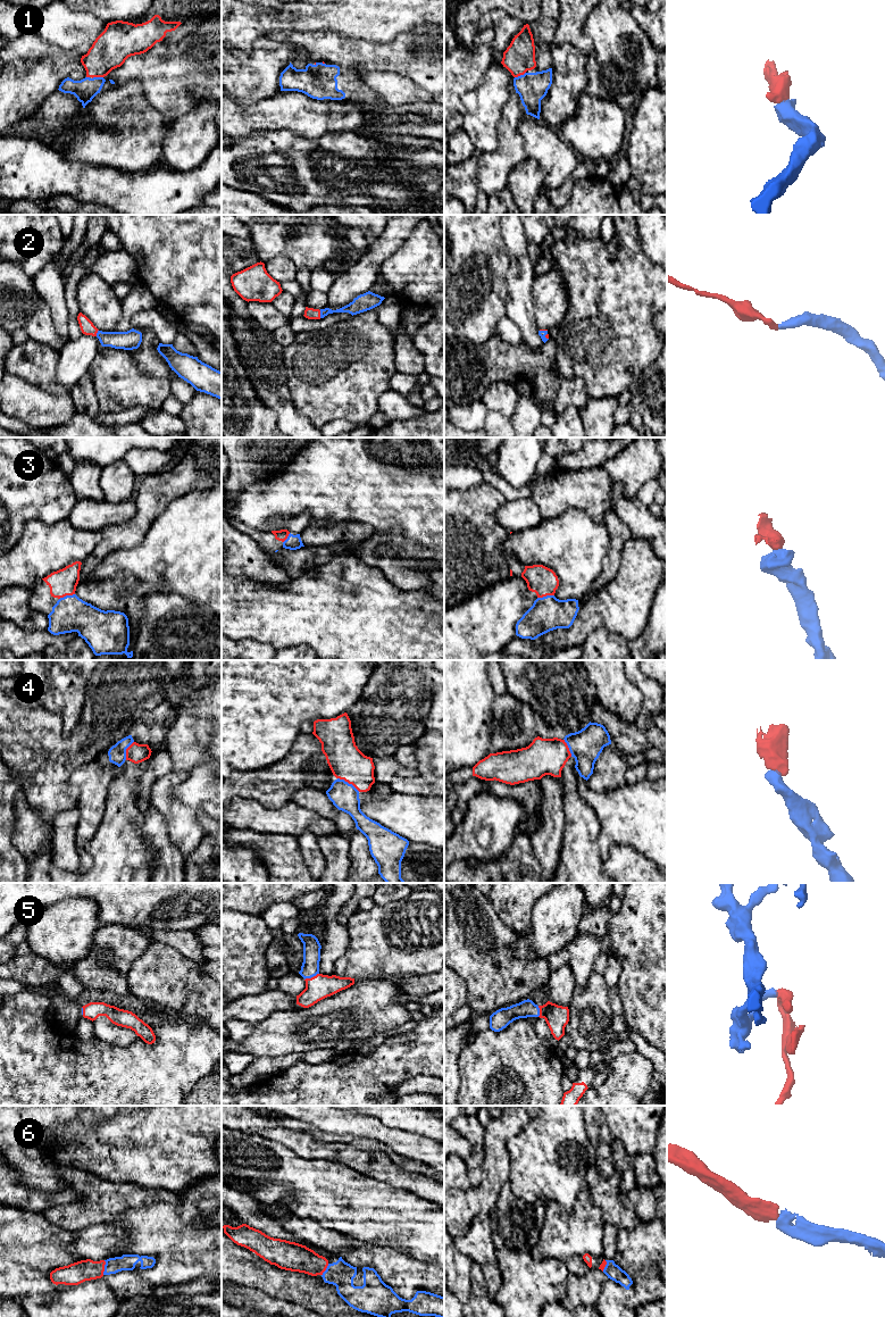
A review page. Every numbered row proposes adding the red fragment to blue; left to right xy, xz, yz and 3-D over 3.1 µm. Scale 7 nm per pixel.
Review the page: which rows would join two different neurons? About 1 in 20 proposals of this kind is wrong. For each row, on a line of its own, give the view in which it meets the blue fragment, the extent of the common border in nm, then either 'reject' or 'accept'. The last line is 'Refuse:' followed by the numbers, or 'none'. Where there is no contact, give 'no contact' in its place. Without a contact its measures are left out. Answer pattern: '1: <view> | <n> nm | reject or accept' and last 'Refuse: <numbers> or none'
1: xy | 80 nm | accept
2: xz | 60 nm | accept
3: yz | 120 nm | accept
4: xz | 190 nm | accept
5: xz | 120 nm | accept
6: xy | 110 nm | accept
Refuse: none

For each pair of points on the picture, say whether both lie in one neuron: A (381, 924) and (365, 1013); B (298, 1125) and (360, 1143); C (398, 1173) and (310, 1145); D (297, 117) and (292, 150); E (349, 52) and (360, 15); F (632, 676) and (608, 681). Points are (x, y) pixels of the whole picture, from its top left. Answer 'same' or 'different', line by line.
A: different
B: same
C: same
D: different
E: different
F: different

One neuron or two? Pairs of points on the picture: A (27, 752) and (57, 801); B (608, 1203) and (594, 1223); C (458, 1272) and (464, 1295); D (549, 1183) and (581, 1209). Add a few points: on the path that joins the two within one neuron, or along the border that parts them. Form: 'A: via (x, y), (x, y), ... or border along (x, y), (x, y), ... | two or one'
A: via (40, 765), (46, 770), (47, 789) | one
B: border along (589, 1190), (591, 1201), (600, 1210), (604, 1223) | two
C: via (458, 1277), (462, 1290) | one
D: border along (585, 1185), (569, 1211), (548, 1201) | two

